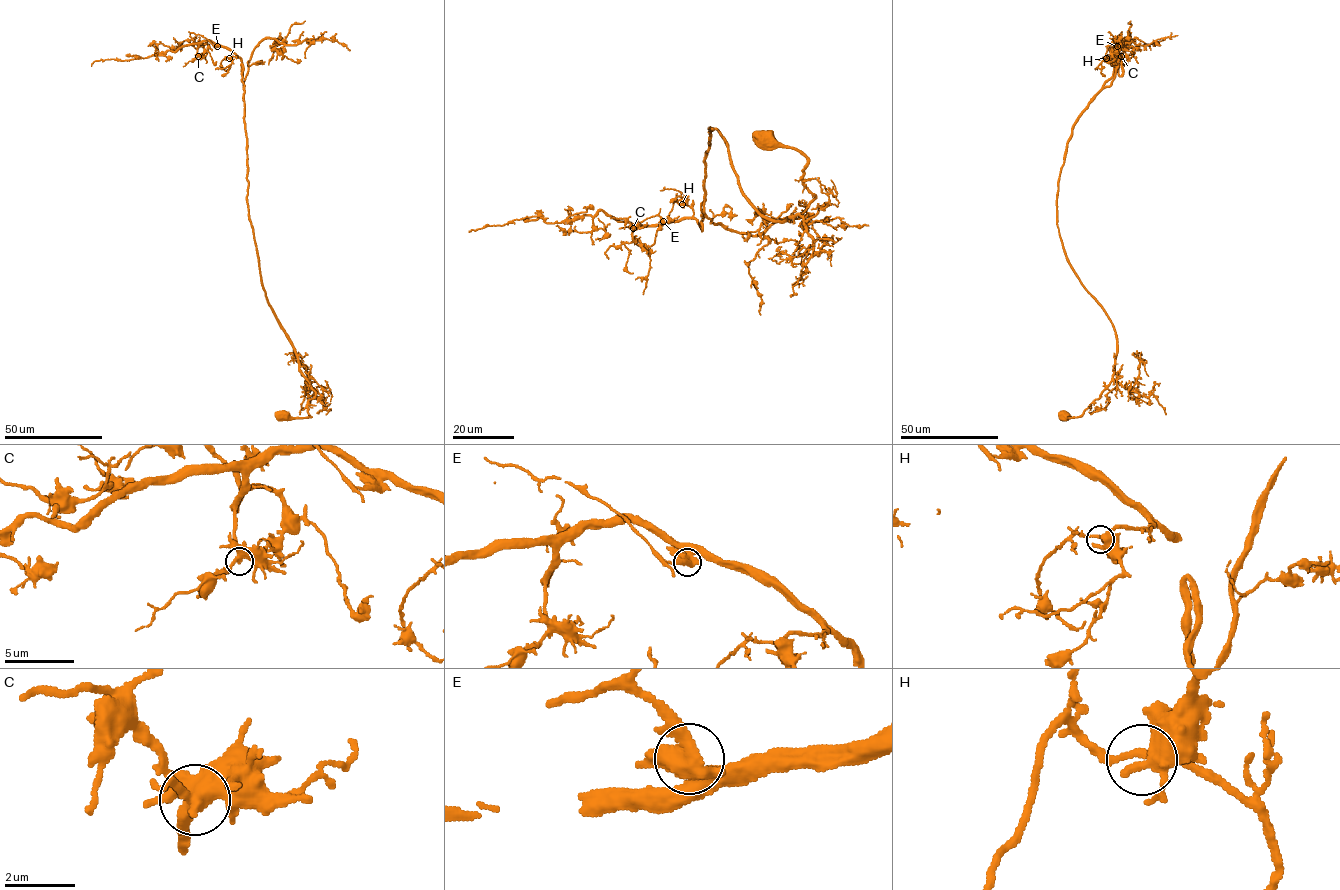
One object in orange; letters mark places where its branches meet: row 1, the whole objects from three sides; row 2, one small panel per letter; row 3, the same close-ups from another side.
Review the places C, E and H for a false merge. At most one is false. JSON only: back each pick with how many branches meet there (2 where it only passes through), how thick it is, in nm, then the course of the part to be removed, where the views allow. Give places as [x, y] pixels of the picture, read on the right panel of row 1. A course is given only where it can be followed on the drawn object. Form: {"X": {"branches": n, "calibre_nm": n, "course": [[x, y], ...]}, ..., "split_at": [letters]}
{"E": {"branches": 4, "calibre_nm": 480, "course": [[1117, 46], [1113, 42], [1122, 31]]}, "split_at": ["E"]}

